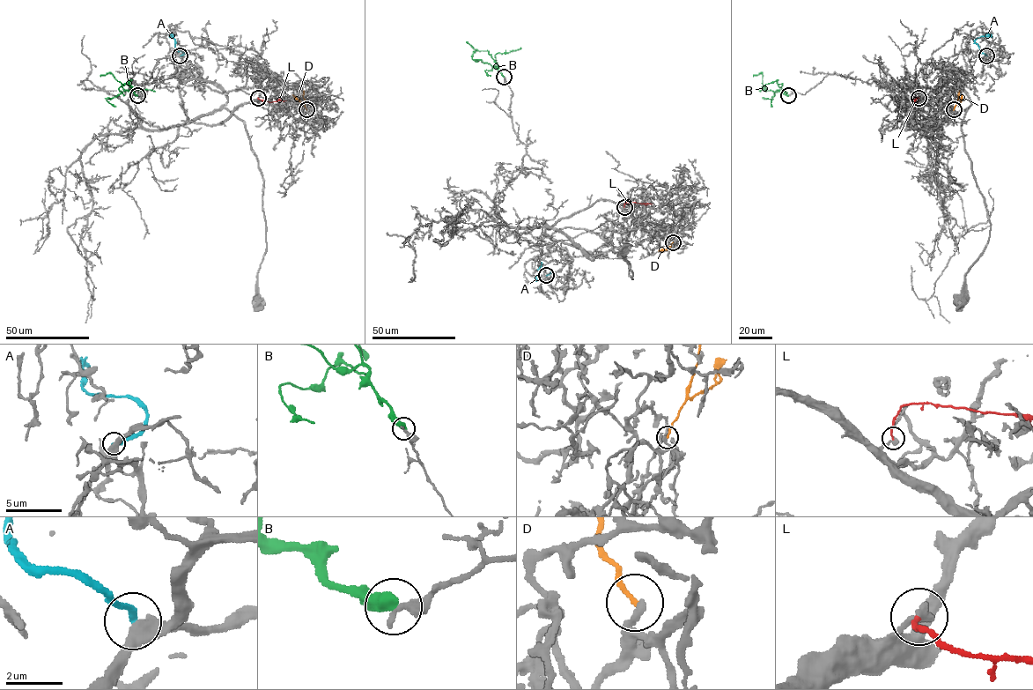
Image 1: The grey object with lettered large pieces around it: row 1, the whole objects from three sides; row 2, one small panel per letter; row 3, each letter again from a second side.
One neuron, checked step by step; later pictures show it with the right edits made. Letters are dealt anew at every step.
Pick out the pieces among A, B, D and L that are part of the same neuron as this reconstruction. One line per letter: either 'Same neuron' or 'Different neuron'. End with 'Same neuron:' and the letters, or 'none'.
A: Different neuron
B: Different neuron
D: Different neuron
L: Different neuron
Same neuron: none

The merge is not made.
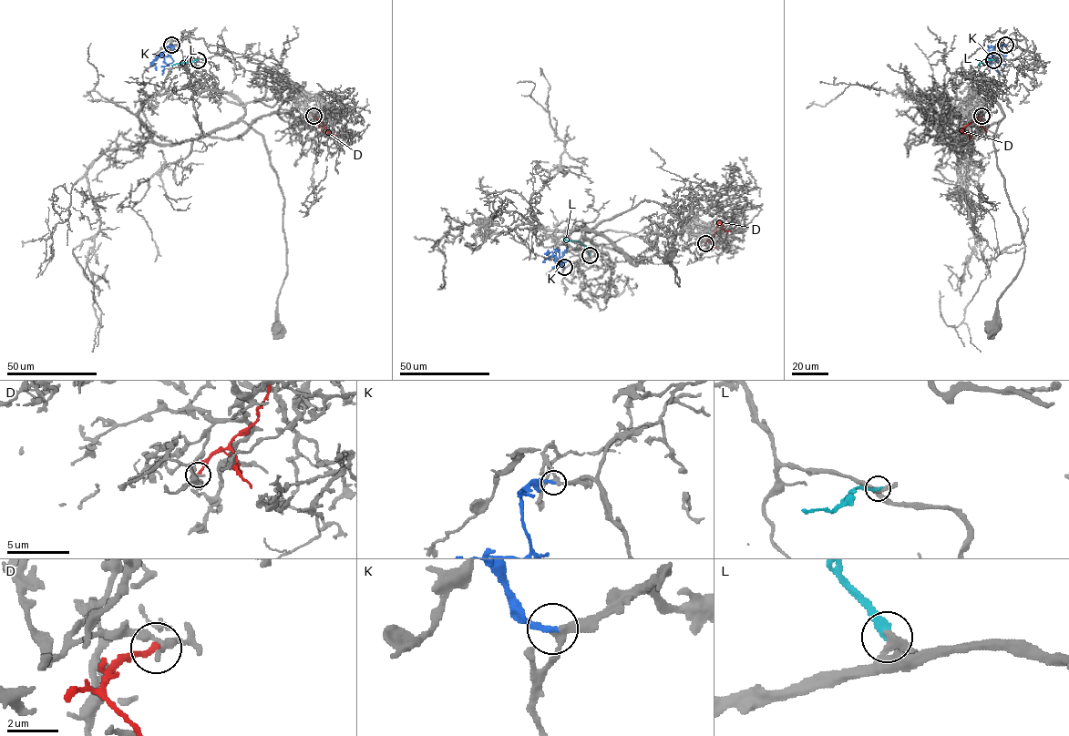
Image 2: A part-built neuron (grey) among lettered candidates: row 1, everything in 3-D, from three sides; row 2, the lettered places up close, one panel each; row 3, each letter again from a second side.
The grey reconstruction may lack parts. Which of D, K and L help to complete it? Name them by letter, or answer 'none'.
K

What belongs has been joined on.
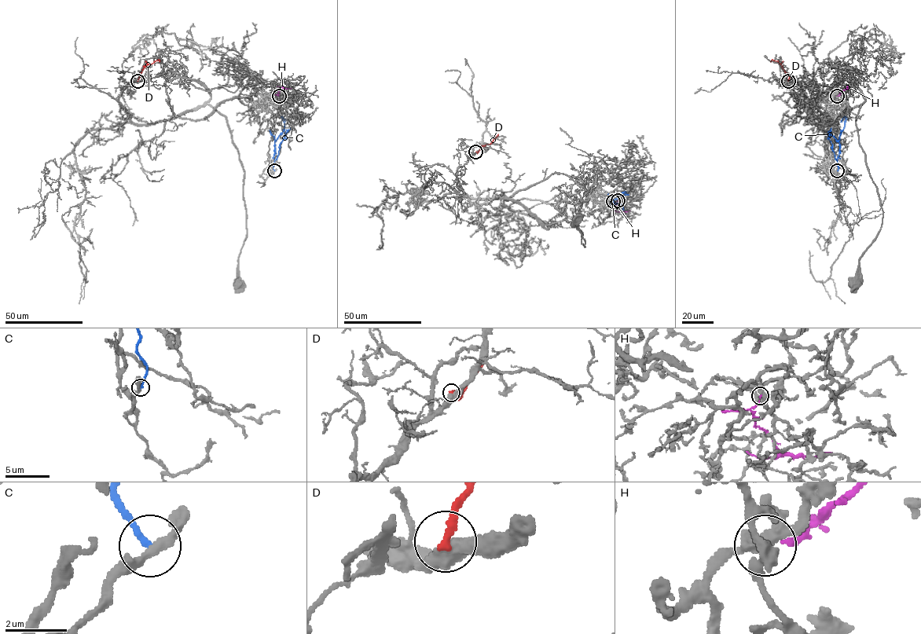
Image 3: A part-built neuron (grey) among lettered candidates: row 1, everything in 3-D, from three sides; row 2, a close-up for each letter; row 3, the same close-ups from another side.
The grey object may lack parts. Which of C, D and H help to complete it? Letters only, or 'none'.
none

